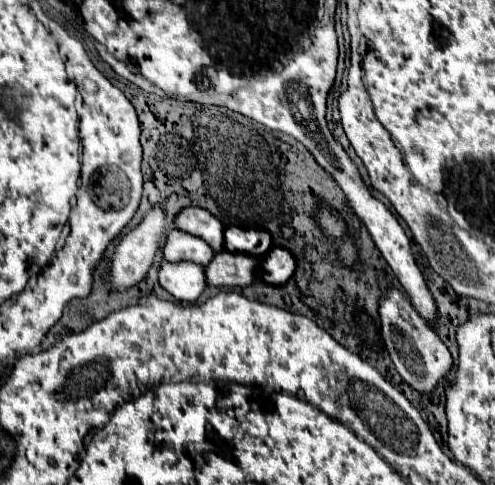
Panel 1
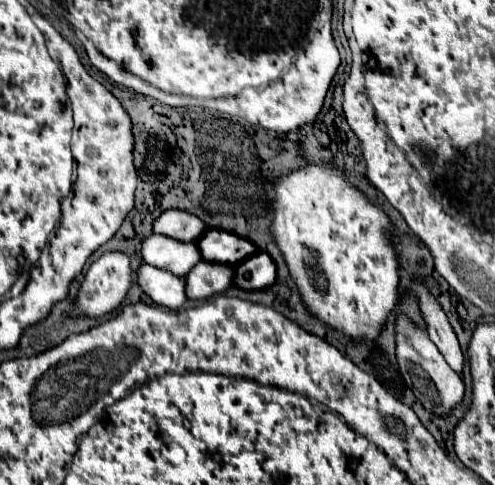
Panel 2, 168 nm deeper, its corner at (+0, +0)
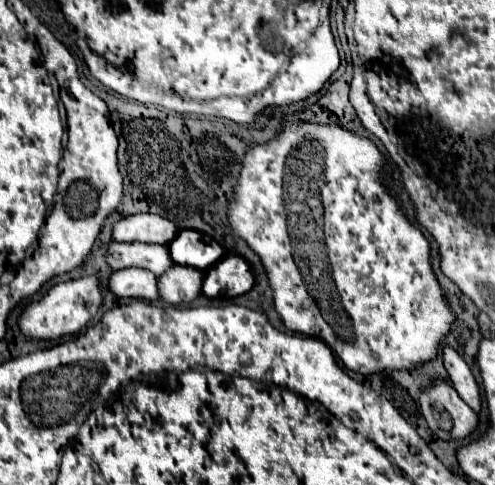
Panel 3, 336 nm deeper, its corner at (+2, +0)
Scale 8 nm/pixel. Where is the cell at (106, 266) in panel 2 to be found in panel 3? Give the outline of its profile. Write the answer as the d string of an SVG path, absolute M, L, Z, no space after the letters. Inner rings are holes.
M96 276L62 282L62 284L52 286L40 300L32 300L24 306L24 310L18 318L18 328L20 328L22 336L26 336L26 338L54 340L60 336L80 332L96 316L100 306L102 306L102 294L100 294Z

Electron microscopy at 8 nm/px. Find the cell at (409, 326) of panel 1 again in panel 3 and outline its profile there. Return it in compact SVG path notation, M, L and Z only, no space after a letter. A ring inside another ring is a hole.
M434 382L432 388L422 390L422 394L420 394L420 408L422 408L422 414L424 414L430 430L444 442L464 440L478 426L478 416L474 414L474 410L470 410L470 406L466 406L466 402L462 402L458 392L446 382Z

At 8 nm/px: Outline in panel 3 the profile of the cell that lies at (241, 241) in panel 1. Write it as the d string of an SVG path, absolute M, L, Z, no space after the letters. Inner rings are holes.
M180 230L168 244L168 250L174 264L192 266L198 270L206 270L212 262L218 262L218 258L226 256L224 246L206 234L198 234L196 230Z

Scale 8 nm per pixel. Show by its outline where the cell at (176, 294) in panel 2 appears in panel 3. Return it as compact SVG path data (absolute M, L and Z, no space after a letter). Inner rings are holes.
M118 270L108 278L108 290L118 298L140 298L140 300L158 300L156 276L148 270Z

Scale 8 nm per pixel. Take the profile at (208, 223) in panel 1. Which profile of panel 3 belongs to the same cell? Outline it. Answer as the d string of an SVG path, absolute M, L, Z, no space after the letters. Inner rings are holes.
M132 214L118 220L112 228L114 242L146 242L168 244L178 234L178 228L158 214Z

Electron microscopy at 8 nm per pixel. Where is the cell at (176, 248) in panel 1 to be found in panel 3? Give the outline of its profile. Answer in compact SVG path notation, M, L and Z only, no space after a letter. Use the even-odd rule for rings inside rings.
M108 244L108 256L106 262L112 270L124 270L124 268L144 268L144 270L158 270L152 274L162 274L162 270L168 270L174 266L170 262L170 254L166 246L154 246L154 244Z

